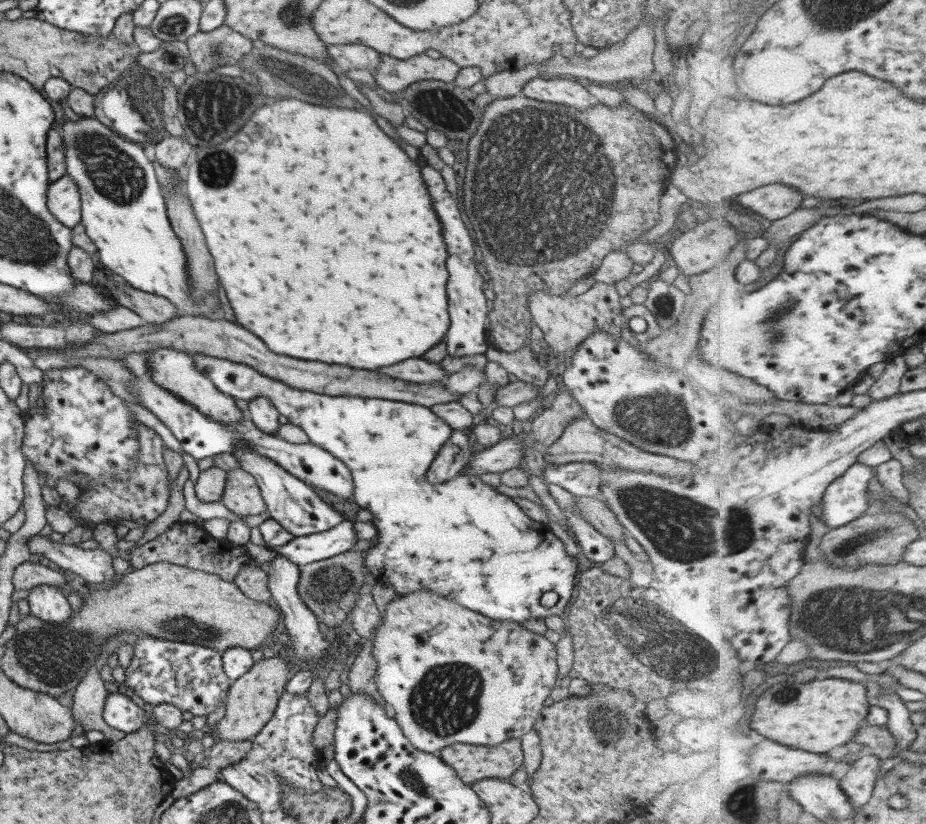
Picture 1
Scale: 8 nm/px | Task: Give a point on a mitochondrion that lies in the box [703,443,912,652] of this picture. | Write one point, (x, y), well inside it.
(856, 542)

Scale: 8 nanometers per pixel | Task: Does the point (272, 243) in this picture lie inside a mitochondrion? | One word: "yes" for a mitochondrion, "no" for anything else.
no

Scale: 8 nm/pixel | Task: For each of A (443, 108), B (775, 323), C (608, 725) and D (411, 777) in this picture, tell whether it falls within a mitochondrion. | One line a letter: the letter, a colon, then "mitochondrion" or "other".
A: mitochondrion
B: mitochondrion
C: mitochondrion
D: mitochondrion

